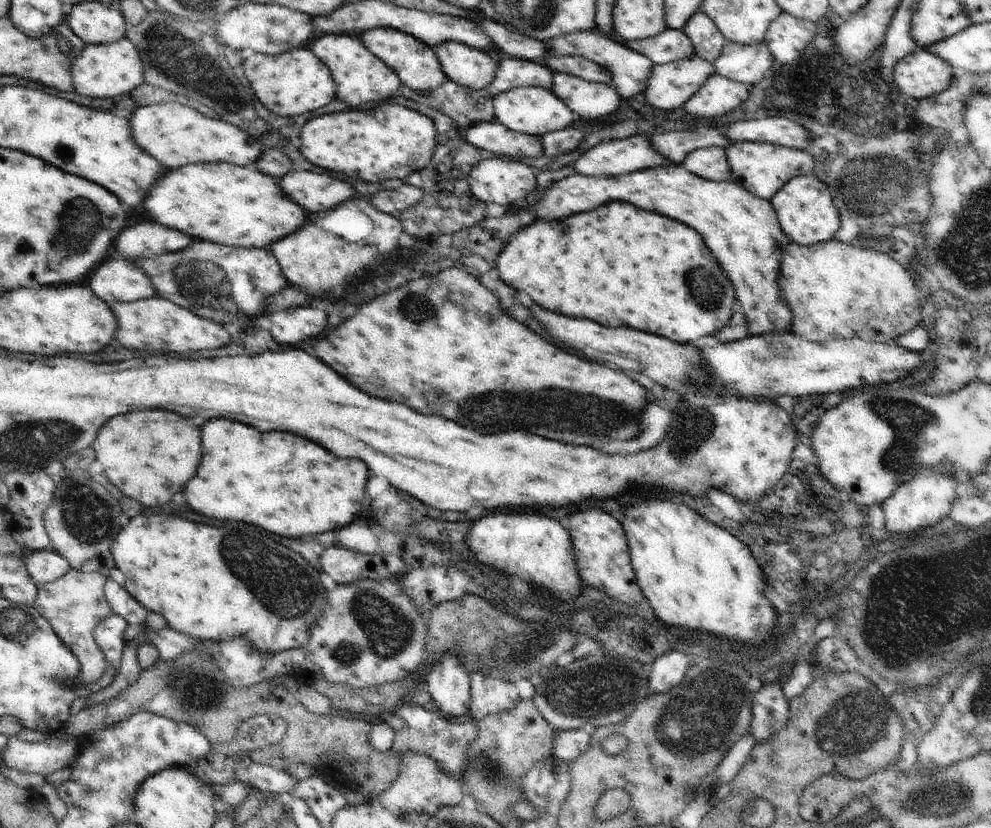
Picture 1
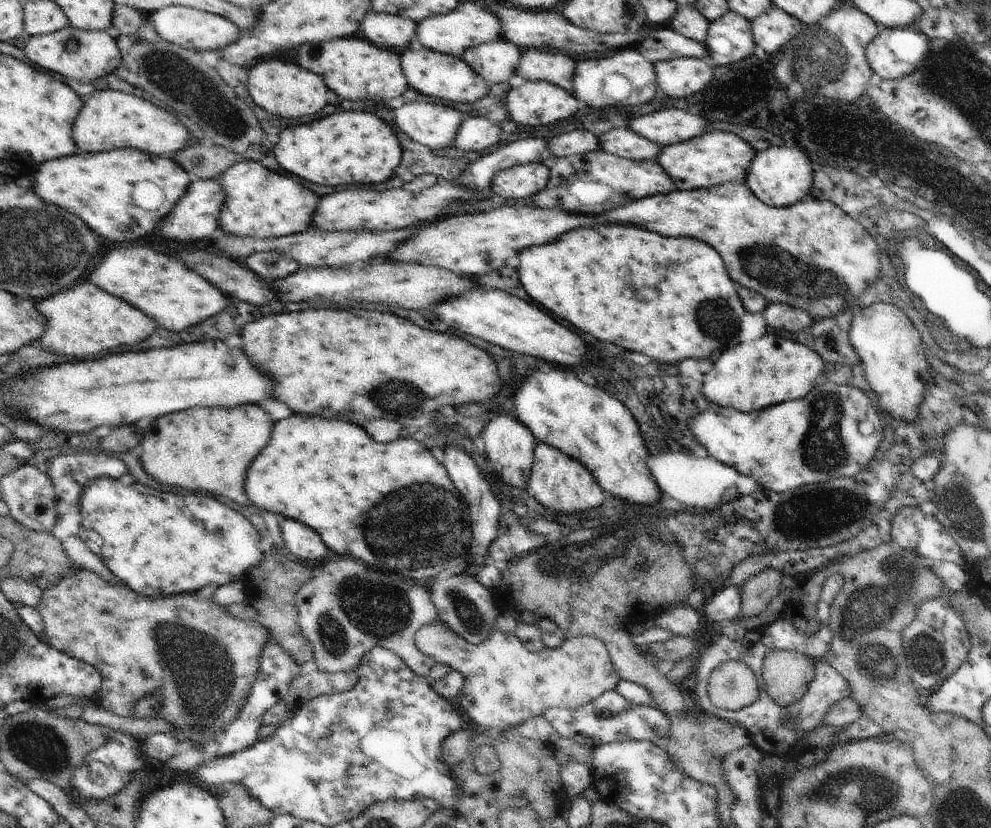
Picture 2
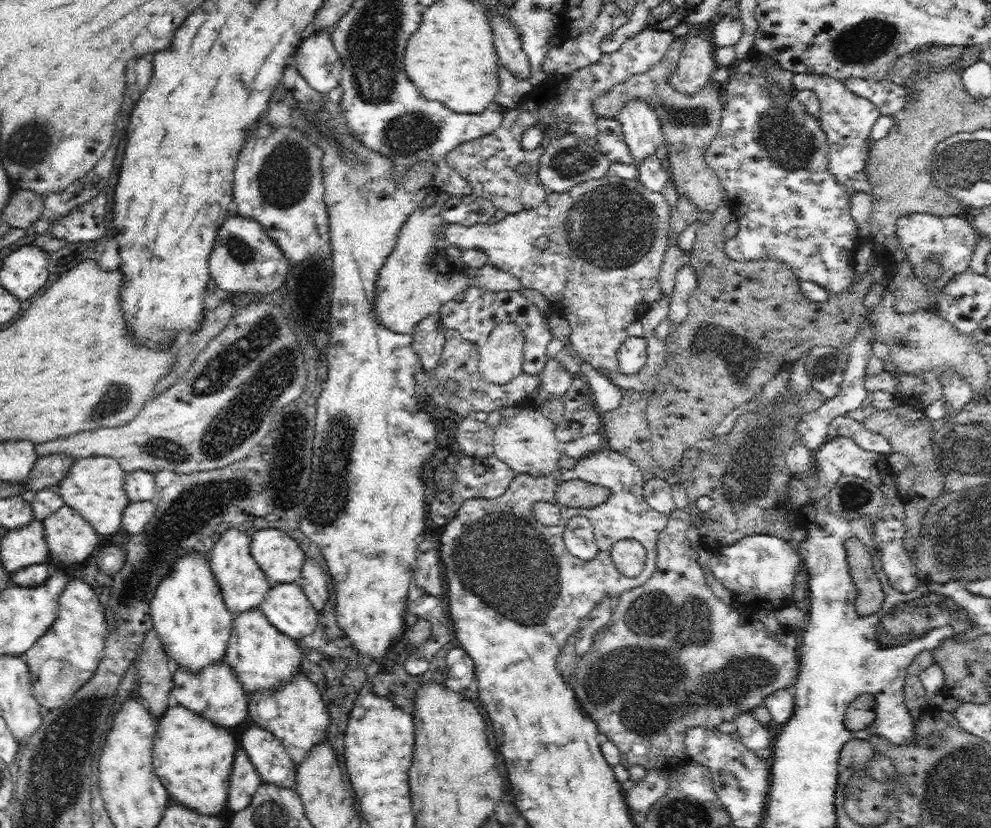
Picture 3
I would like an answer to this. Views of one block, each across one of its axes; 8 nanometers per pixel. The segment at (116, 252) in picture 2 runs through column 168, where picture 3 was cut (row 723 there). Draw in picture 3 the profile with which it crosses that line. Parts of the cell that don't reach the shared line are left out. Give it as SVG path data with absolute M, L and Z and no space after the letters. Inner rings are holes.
M303 669L282 688L251 693L248 703L248 714L250 714L248 720L252 718L255 725L272 732L286 748L286 752L292 757L293 763L297 767L306 760L308 752L316 747L328 730L330 718L328 718L326 708L322 691Z

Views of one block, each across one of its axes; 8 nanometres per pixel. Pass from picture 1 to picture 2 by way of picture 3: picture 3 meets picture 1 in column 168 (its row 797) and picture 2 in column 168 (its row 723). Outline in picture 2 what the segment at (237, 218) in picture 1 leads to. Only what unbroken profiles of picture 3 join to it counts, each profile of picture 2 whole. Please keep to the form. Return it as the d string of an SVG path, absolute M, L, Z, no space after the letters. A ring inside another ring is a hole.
M129 147L51 159L40 163L32 174L36 174L38 198L72 212L112 242L134 242L152 232L194 180L172 158Z

